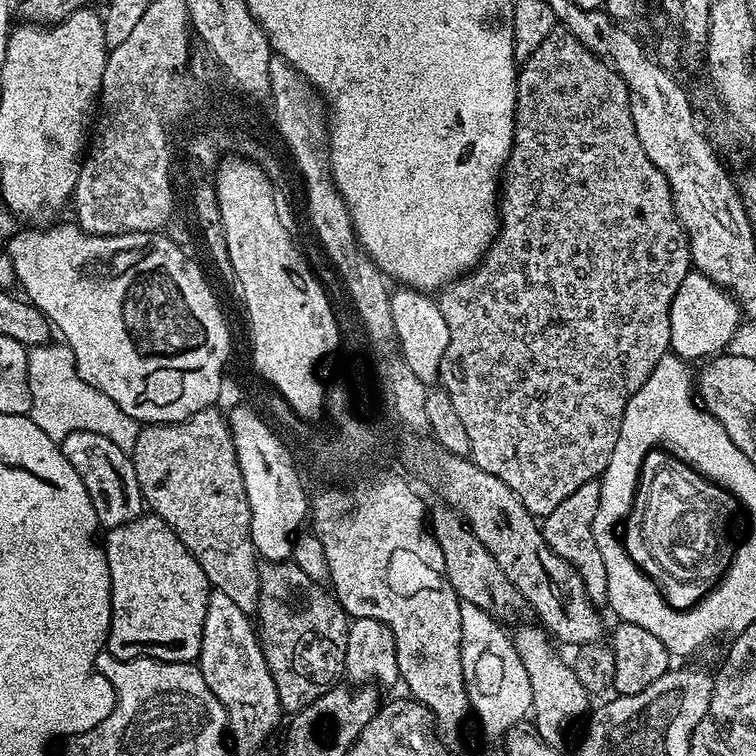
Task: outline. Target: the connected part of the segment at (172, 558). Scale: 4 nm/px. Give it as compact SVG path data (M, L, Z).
M142 514L138 518L134 518L134 522L126 522L117 528L107 529L105 536L108 537L103 537L102 547L106 554L106 562L110 566L110 586L112 587L112 617L110 618L106 651L119 660L137 660L139 656L145 656L151 660L165 660L179 664L195 661L199 657L202 646L202 626L206 622L206 606L210 591L210 585L202 566L198 566L198 562L190 554L190 550L186 550L186 546L182 546L178 534L174 534L174 530L170 526L166 526L166 522L162 522L162 518L158 518L155 514Z

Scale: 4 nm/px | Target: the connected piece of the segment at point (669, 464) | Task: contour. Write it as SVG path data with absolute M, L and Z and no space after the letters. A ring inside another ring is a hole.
M648 452L640 472L648 472L648 468L656 468L655 475L651 479L637 479L636 498L626 521L627 527L636 528L632 530L638 530L638 535L644 539L640 543L640 556L632 556L632 561L647 576L669 576L672 579L672 593L669 591L666 596L670 607L691 608L700 601L700 597L716 587L718 578L732 565L732 555L736 553L736 544L732 540L732 523L736 520L738 505L725 488L719 488L713 480L707 480L693 468L683 464L671 452Z

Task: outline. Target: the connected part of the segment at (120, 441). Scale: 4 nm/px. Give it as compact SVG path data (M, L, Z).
M49 342L28 348L28 385L32 394L32 405L28 415L36 423L38 430L46 430L46 434L50 434L52 440L59 442L66 438L66 434L90 430L90 434L102 434L102 438L110 438L110 442L114 442L118 450L127 453L131 453L134 442L138 442L138 434L142 427L140 421L130 418L130 414L126 414L122 406L115 404L111 398L106 398L102 390L94 390L90 382L81 378L74 362L74 350L70 350L68 344Z

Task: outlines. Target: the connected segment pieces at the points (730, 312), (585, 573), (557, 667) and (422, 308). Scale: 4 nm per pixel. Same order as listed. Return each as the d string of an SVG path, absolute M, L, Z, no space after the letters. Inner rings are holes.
M689 270L670 306L670 349L685 362L703 361L723 353L742 323L740 305L709 276Z
M599 479L585 482L565 498L554 510L550 510L548 516L543 517L542 531L546 538L546 546L558 554L570 566L574 566L576 573L582 578L582 586L586 588L586 594L593 604L600 606L608 599L606 590L606 566L602 563L602 554L598 550L598 542L594 542L594 510L598 510L598 494L600 493Z
M524 626L517 632L513 631L511 633L512 645L518 658L522 658L522 666L526 666L526 674L530 678L531 719L534 721L540 737L550 747L560 750L567 742L572 727L580 719L580 723L585 719L586 713L589 711L590 693L583 688L578 680L573 665L567 659L564 661L556 653L557 645L553 643L548 634L541 627L535 627Z
M400 286L392 292L390 312L394 314L396 327L394 340L400 343L398 355L424 385L435 385L440 378L440 359L442 354L446 354L446 346L450 346L450 329L446 327L446 318L442 318L439 303L431 295L415 288Z

